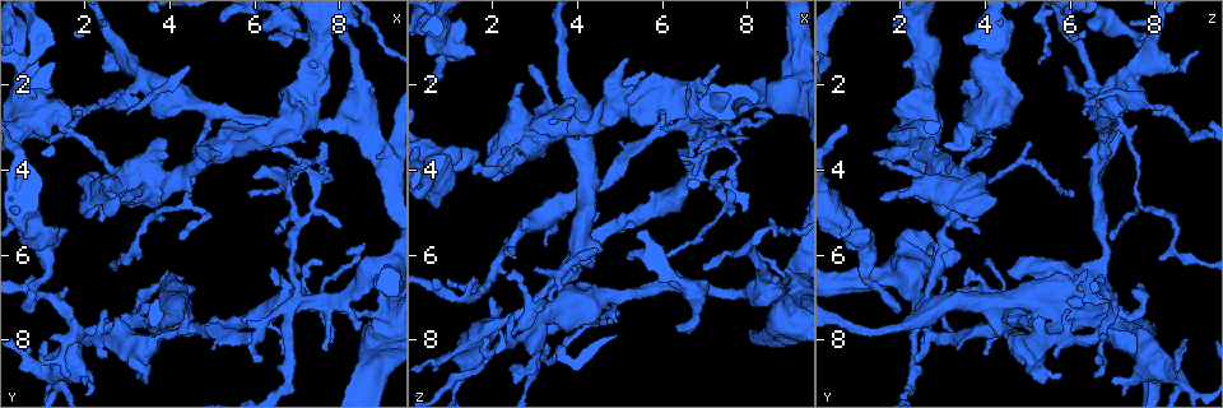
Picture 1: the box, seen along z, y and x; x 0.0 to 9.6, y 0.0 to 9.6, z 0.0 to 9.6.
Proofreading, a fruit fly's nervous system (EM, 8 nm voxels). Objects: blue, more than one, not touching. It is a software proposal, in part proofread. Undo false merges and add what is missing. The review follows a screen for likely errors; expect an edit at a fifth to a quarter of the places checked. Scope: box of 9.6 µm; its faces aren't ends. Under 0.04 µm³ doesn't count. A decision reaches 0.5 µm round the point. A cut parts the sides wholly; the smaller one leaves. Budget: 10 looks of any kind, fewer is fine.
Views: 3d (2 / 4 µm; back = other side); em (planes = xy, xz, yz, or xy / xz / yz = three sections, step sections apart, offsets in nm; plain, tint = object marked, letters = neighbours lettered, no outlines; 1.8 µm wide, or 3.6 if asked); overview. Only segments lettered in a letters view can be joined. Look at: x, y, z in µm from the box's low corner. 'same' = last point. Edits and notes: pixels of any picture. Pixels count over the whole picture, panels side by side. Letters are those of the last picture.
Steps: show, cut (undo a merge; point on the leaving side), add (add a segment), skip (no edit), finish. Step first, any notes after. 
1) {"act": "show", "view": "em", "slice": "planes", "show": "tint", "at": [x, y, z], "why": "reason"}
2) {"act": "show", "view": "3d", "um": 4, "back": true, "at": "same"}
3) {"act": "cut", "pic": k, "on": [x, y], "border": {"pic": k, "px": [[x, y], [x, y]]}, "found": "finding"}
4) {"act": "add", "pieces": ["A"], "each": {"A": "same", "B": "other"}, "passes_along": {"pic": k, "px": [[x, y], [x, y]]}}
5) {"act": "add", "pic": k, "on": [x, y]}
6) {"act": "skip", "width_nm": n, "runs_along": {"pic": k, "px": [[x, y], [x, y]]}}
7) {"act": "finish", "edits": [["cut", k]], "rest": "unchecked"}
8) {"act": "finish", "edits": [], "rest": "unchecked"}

{"act": "show", "view": "em", "slice": "planes", "show": "plain", "at": [2.45, 8.30, 5.60], "why": "branch stops here"}

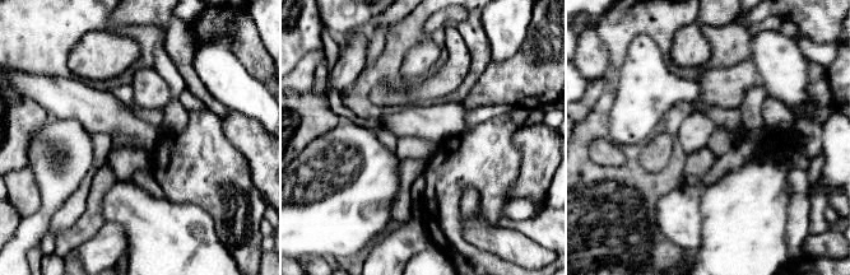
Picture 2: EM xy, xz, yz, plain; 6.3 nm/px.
{"act": "show", "view": "em", "slice": "planes", "show": "letters", "at": "same"}

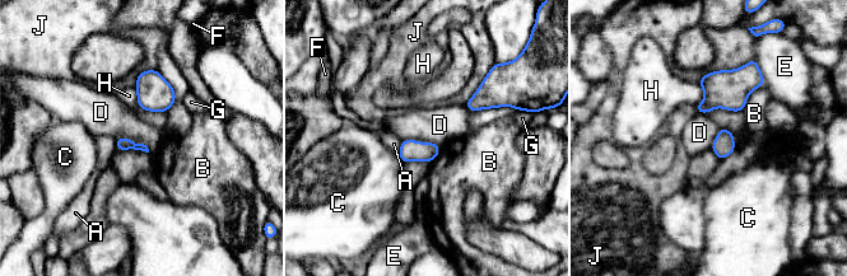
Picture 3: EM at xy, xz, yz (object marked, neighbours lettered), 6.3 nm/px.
{"act": "skip", "each": {"A": "other", "B": "other", "C": "other", "D": "other", "E": "other", "F": "other", "G": "other", "H": "other", "J": "other"}, "border": {"pic": 3, "px": [[401, 139], [432, 141], [440, 146]]}, "found": "no lettered segment goes on from it"}

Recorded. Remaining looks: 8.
{"act": "show", "view": "3d", "um": 2, "back": true, "at": [0.65, 7.40, 1.90], "why": "an open end"}

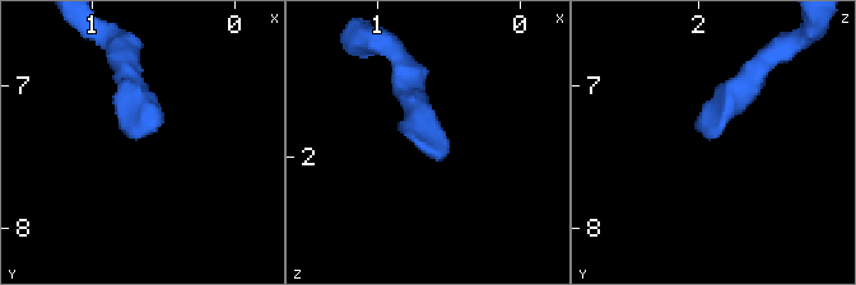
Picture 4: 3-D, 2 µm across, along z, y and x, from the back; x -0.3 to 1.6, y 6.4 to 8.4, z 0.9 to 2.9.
{"act": "show", "view": "em", "um": 3.6, "slice": "xz", "step": 4, "show": "letters", "at": [0.64, 7.36, 1.94]}

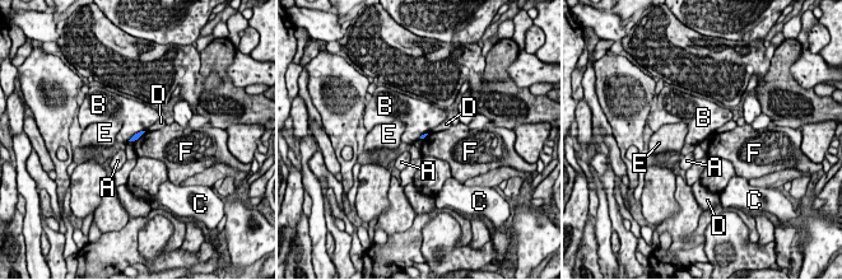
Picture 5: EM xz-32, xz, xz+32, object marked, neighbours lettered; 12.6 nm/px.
{"act": "show", "view": "em", "um": 3.6, "slice": "xy", "step": 8, "show": "letters", "at": "same"}

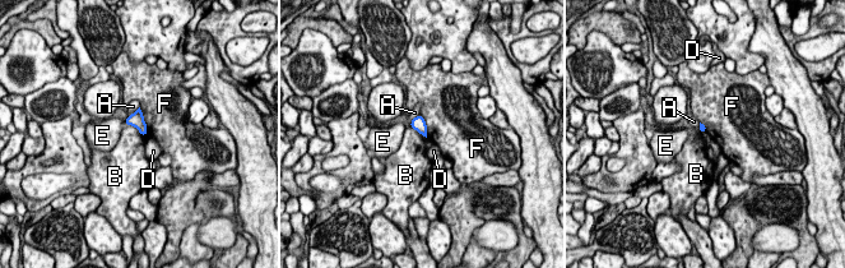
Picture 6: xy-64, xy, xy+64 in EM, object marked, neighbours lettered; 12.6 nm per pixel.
{"act": "skip", "each": {"A": "other", "B": "other", "D": "other", "E": "other", "F": "other"}, "border": {"pic": 6, "px": [[126, 124], [130, 124], [145, 135]]}, "found": "none of them fits"}

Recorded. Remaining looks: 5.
{"act": "show", "view": "em", "um": 3.6, "slice": "planes", "show": "letters", "at": [6.65, 3.05, 2.55], "why": "thin neck"}

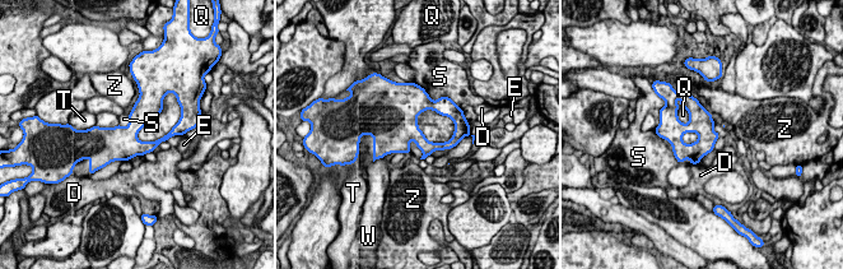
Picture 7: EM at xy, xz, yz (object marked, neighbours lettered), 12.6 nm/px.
{"act": "skip", "longest_contact_nm": ["Q", 360], "each": {"D": "other", "E": "other", "Q": "other", "S": "other", "T": "other", "W": "other", "Z": "other"}, "border": {"pic": 7, "px": [[410, 139], [422, 152], [420, 158]]}, "found": "all the same neuron"}

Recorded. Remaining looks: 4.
{"act": "show", "view": "3d", "um": 2, "at": [7.60, 0.75, 2.40], "why": "touches itself"}

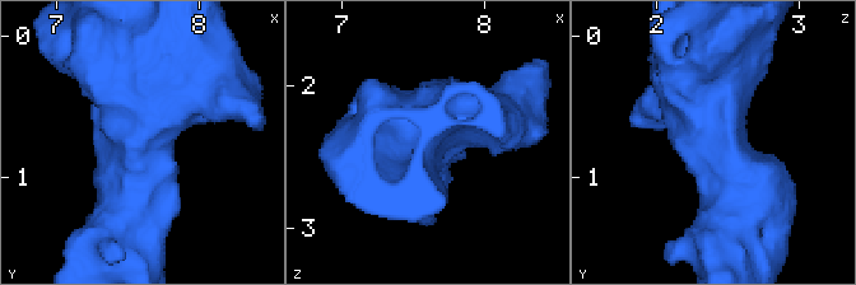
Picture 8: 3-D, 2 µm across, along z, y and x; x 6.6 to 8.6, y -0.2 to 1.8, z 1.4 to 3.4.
{"act": "show", "view": "em", "slice": "yz", "step": 4, "show": "tint", "at": [7.56, 0.70, 2.38], "why": "now the EM"}

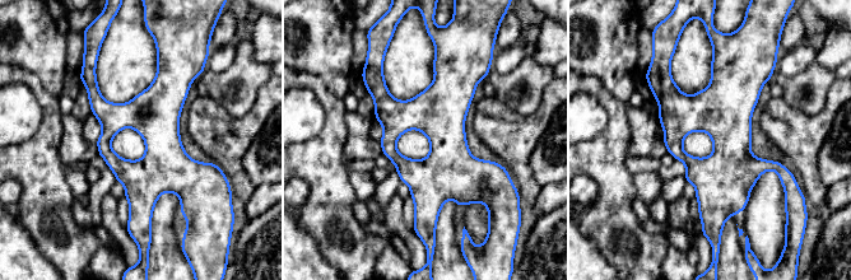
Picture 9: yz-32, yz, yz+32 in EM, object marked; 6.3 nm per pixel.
{"act": "show", "view": "em", "slice": "yz", "step": 4, "show": "letters", "at": "same"}

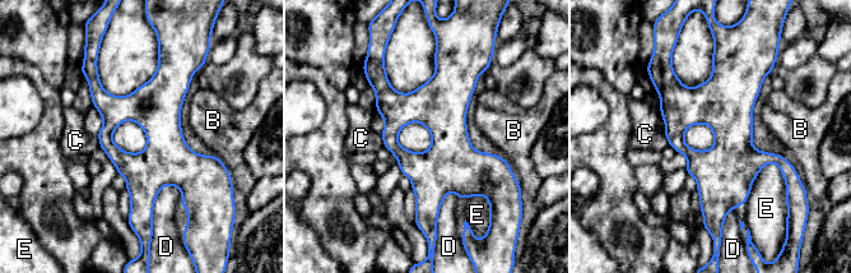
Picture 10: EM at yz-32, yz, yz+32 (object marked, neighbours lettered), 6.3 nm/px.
{"act": "skip", "each": {"B": "other", "C": "other", "D": "other", "E": "other"}, "border": {"pic": 10, "px": [[96, 135], [101, 147]]}, "found": "all the same neuron"}

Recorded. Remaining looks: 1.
{"act": "show", "view": "em", "slice": "planes", "show": "letters", "at": [2.45, 4.70, 3.85], "why": "sharp bend"}

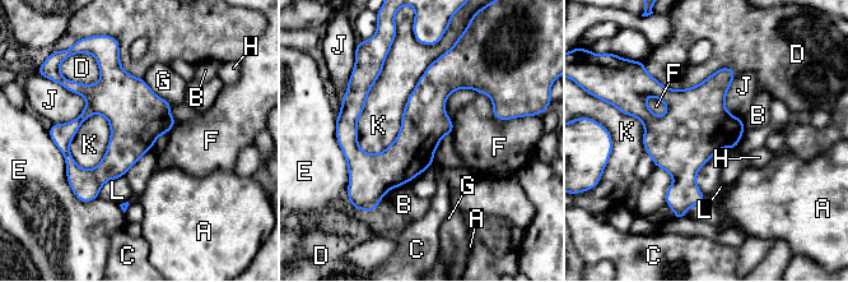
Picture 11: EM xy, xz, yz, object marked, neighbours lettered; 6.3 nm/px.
{"act": "skip", "width_nm": 300, "each": {"A": "other", "B": "other", "C": "other", "D": "other", "E": "other", "F": "other", "G": "other", "H": "other", "J": "other", "K": "other", "L": "other"}, "border": {"pic": 11, "px": [[443, 54], [397, 137], [362, 151]]}, "found": "all the same neuron"}

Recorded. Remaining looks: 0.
{"act": "finish", "edits": [], "rest": "unchecked"}

